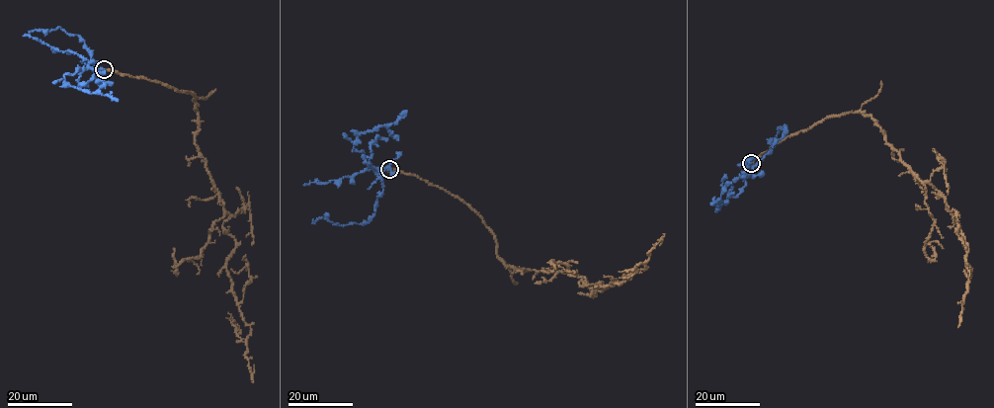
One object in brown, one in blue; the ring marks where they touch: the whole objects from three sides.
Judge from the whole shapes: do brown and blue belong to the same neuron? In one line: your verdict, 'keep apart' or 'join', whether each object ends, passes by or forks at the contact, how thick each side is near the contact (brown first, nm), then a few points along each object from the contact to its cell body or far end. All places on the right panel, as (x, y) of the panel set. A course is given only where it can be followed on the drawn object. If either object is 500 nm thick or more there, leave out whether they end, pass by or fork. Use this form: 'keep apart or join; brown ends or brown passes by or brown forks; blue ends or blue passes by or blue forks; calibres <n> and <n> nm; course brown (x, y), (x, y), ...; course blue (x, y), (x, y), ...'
join; calibres 550 and 360 nm; course brown (751, 163), (827, 118), (871, 117), (912, 174), (940, 192), (963, 235), (969, 272), (961, 306); course blue (751, 163), (748, 168), (754, 167), (782, 137), (786, 128), (784, 125), (770, 140), (775, 146), (771, 148)

